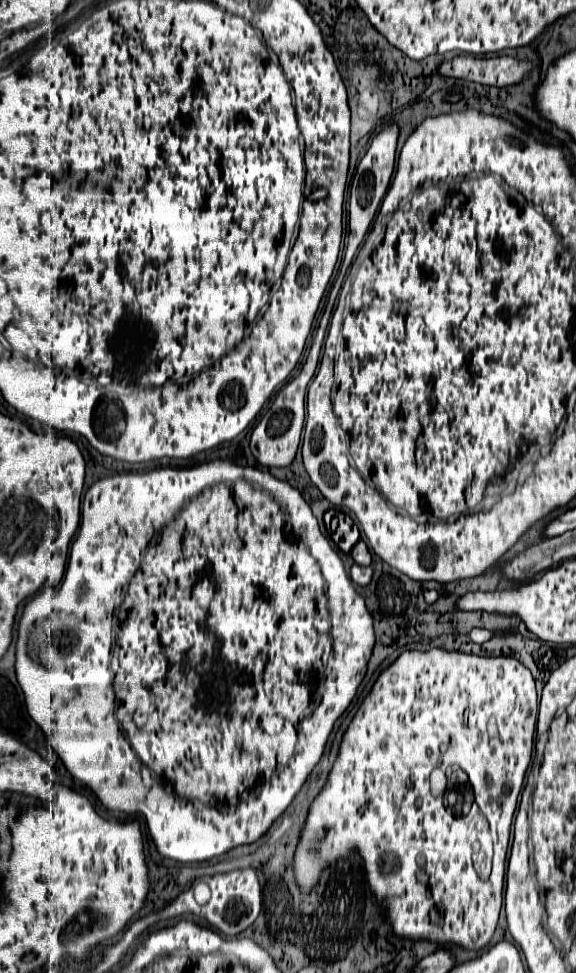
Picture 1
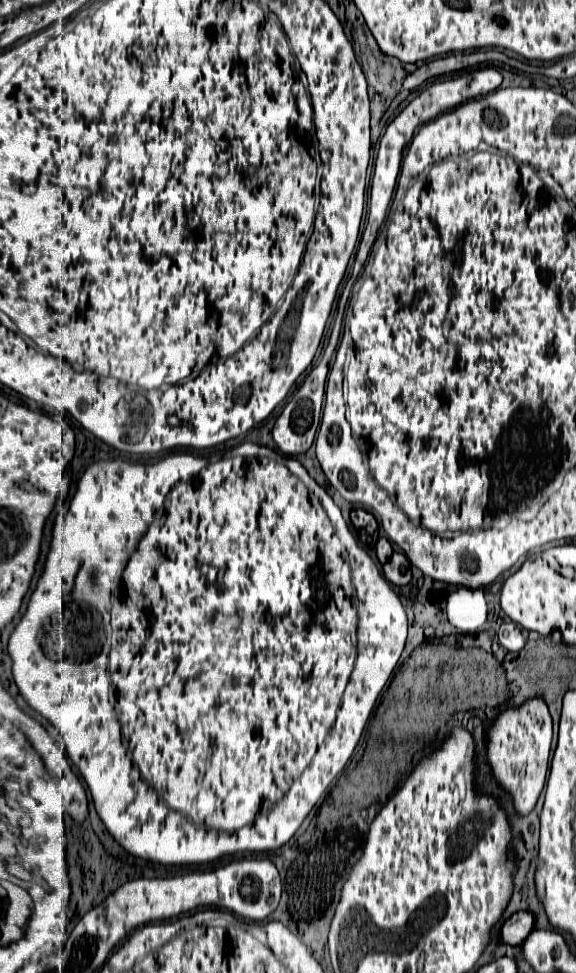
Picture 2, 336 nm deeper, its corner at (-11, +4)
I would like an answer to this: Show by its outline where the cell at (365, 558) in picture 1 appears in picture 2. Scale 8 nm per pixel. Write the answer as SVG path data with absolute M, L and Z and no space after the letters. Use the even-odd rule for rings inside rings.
M380 537L375 545L376 556L381 564L386 563L393 553L390 541L384 537Z

